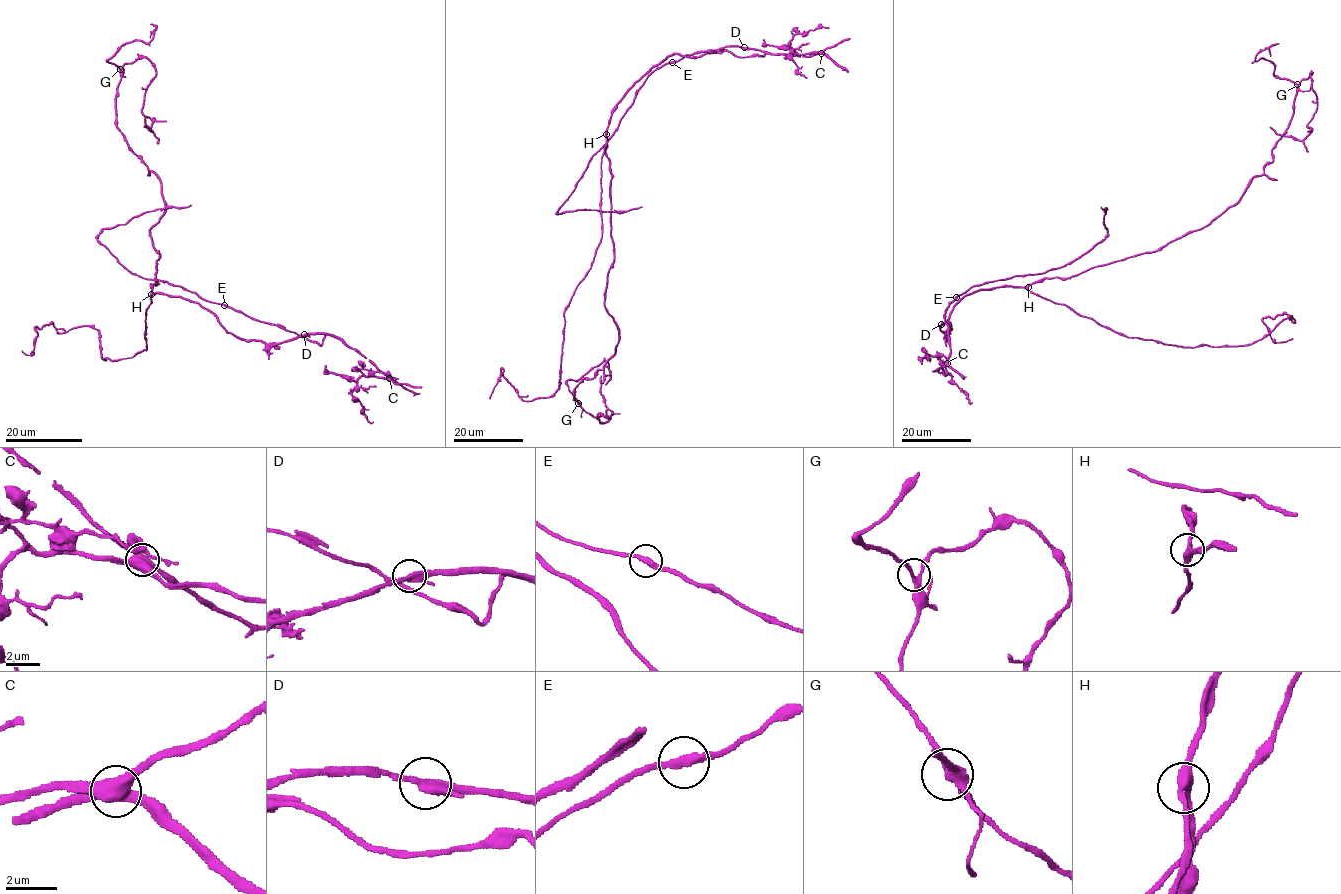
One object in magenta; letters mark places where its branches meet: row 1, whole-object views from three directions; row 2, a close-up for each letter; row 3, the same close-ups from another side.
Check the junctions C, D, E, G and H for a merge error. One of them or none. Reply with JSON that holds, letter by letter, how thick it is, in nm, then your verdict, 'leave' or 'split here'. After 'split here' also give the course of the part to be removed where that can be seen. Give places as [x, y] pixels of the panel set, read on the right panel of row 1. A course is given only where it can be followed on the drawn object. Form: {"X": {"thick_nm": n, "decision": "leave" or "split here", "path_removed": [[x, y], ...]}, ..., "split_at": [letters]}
{"C": {"thick_nm": 500, "decision": "split here", "path_removed": [[947, 362], [945, 370], [972, 402]]}, "D": {"thick_nm": 320, "decision": "leave"}, "E": {"thick_nm": 320, "decision": "leave"}, "G": {"thick_nm": 200, "decision": "leave"}, "H": {"thick_nm": 360, "decision": "leave"}, "split_at": ["C"]}

